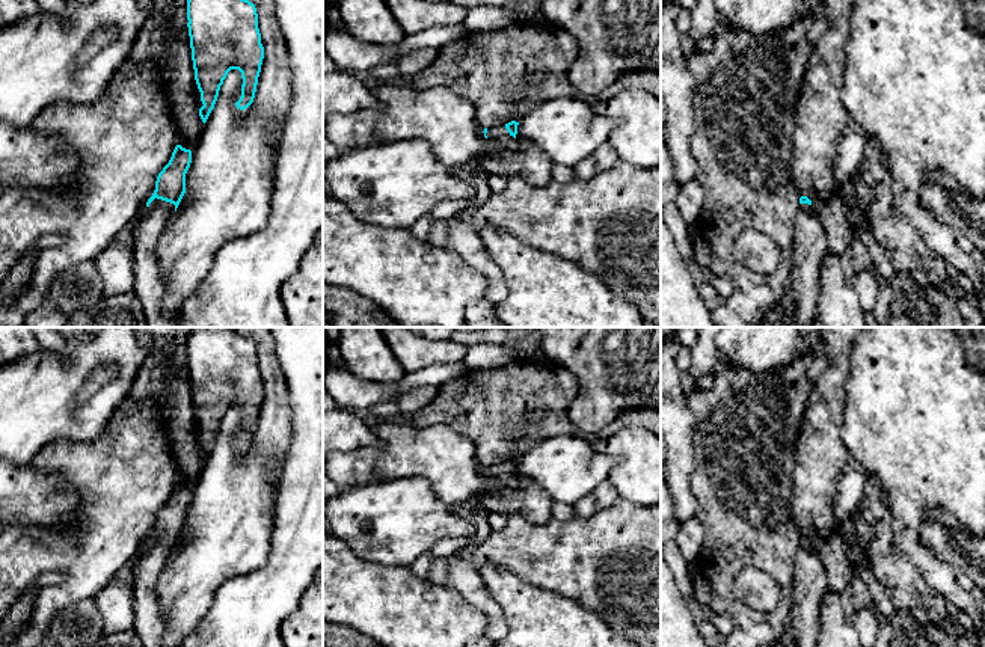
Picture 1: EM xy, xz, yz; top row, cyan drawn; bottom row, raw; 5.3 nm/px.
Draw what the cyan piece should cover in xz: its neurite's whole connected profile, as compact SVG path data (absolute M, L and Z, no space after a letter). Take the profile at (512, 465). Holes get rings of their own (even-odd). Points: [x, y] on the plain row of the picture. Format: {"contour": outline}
{"contour": "M511 458L505 463L484 466L484 475L490 480L490 483L502 484L502 483L513 483L517 472L519 460Z"}

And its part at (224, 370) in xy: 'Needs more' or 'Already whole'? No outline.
Already whole

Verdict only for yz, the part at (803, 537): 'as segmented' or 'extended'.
extended

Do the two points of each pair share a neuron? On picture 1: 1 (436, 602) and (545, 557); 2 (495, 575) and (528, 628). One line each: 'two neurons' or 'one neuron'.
1: two neurons
2: one neuron

